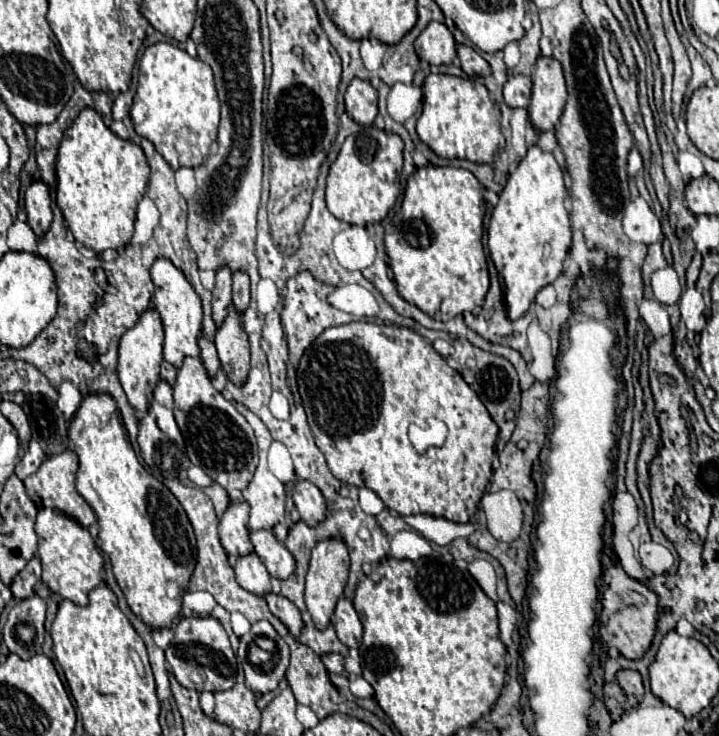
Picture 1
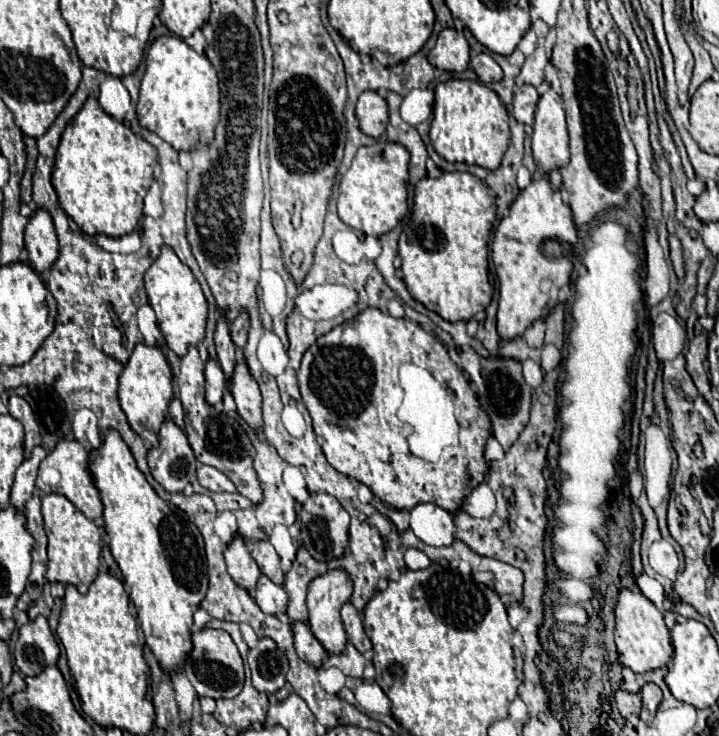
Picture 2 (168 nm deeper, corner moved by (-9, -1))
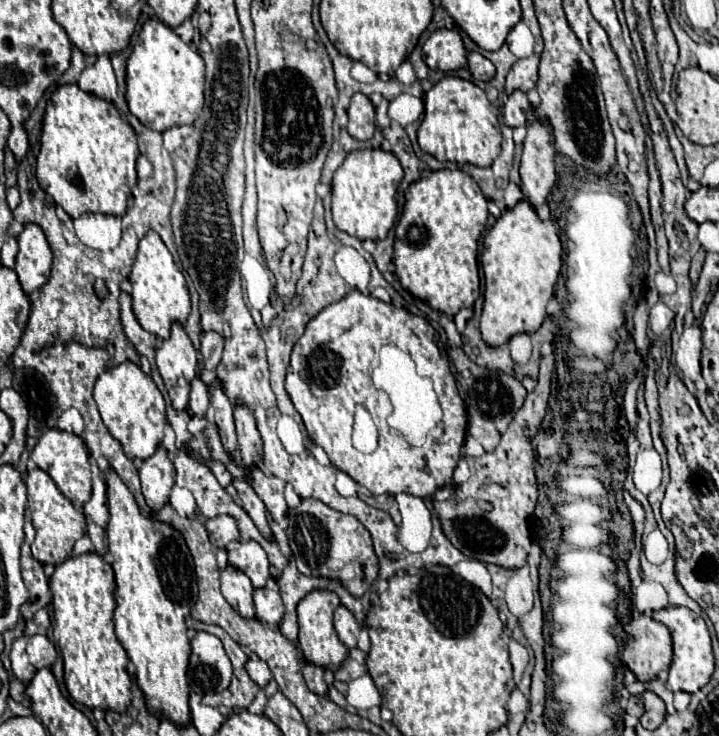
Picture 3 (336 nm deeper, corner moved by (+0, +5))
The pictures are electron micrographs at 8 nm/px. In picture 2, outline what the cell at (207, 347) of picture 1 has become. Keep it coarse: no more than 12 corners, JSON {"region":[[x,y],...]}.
{"region":[[216,360],[206,364],[206,402],[216,406],[224,394],[224,374]]}

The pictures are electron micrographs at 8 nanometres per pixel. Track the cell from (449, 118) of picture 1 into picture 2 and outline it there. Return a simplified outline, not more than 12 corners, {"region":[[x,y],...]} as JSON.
{"region":[[482,82],[436,86],[430,142],[448,162],[500,166],[508,112]]}

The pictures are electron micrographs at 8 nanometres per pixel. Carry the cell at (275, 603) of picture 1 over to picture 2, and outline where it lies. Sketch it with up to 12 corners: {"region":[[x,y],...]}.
{"region":[[296,622],[296,654],[322,670],[328,652],[314,638],[308,624]]}

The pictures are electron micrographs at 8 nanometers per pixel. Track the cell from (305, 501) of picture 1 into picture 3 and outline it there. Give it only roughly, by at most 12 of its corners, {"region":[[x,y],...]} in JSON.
{"region":[[307,498],[289,510],[301,574],[363,596],[379,574],[355,516]]}

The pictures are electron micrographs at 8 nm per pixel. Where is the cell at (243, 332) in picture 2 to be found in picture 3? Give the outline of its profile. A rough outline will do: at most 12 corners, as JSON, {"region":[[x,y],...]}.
{"region":[[219,332],[203,334],[201,354],[207,370],[215,370],[225,340]]}

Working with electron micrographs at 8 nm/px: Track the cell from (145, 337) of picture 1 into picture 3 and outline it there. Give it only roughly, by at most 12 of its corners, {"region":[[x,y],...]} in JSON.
{"region":[[135,362],[99,376],[93,396],[133,460],[153,456],[165,400]]}

